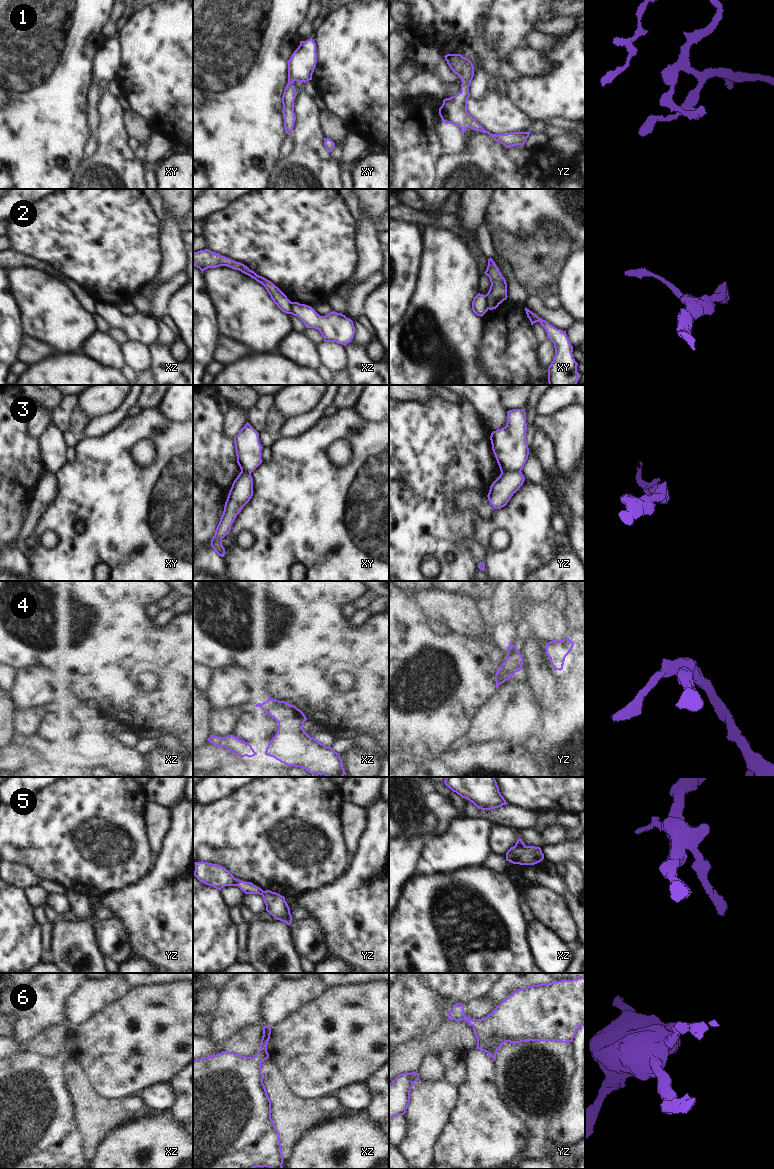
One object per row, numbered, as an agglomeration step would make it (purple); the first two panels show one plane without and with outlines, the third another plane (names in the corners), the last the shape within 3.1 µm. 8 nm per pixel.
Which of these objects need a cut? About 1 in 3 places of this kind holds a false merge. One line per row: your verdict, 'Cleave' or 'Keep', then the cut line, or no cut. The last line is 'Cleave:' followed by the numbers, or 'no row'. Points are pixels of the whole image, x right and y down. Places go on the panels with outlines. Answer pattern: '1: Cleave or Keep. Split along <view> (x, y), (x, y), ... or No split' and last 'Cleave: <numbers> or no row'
1: Keep. No split
2: Cleave. Split along xy (485, 295), (488, 308)
3: Cleave. Split along yz (520, 470), (503, 470), (501, 472)
4: Keep. No split
5: Cleave. Split along xz (515, 845), (524, 846)
6: Keep. No split
Cleave: 2, 3, 5

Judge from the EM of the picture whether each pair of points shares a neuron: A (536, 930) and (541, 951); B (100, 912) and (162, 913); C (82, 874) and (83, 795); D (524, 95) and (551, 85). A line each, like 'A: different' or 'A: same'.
A: same
B: different
C: same
D: same

